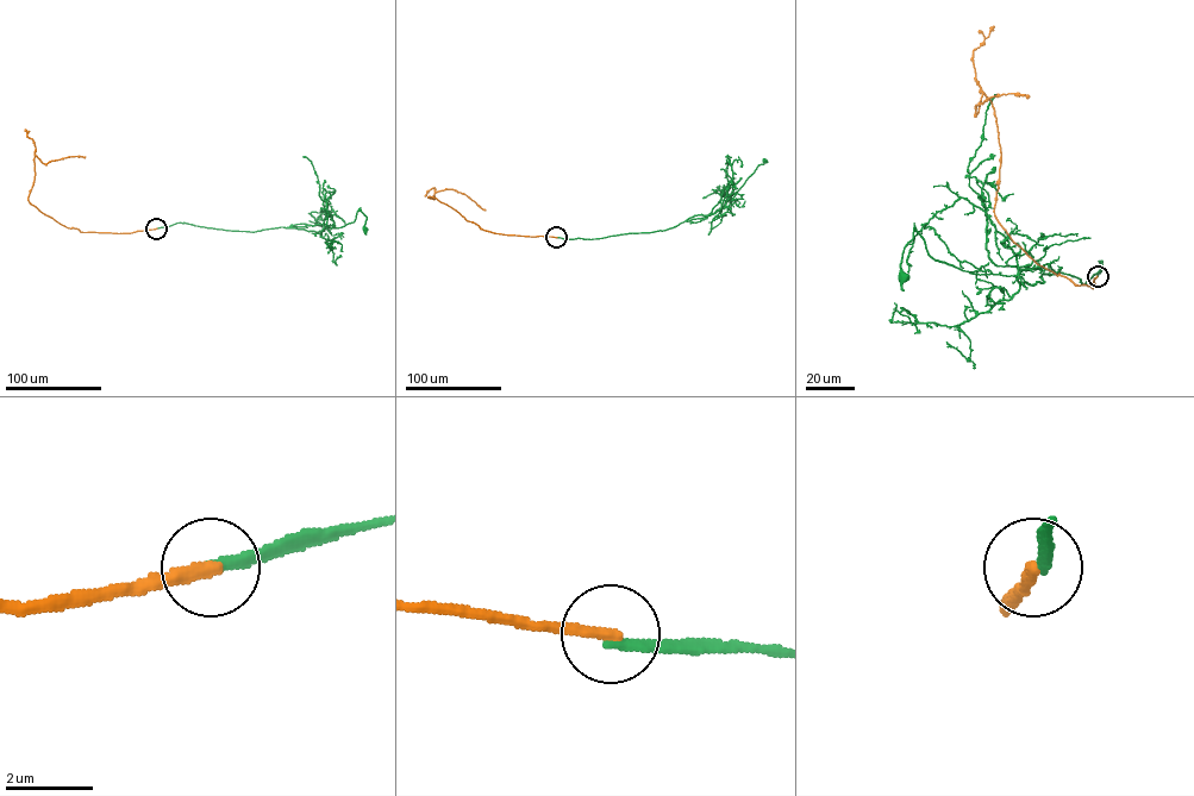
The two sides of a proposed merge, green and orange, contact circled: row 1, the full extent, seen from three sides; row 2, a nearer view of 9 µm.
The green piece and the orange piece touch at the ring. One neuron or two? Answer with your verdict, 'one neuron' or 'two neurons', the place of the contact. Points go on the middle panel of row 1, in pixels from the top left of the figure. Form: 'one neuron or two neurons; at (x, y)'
two neurons; at (556, 237)

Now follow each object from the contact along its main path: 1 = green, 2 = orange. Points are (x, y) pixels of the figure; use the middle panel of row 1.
1: (556, 237), (592, 239), (663, 231), (698, 214), (712, 214), (764, 161)
2: (556, 237), (494, 233), (427, 196), (435, 199), (436, 192), (455, 189), (485, 210)

